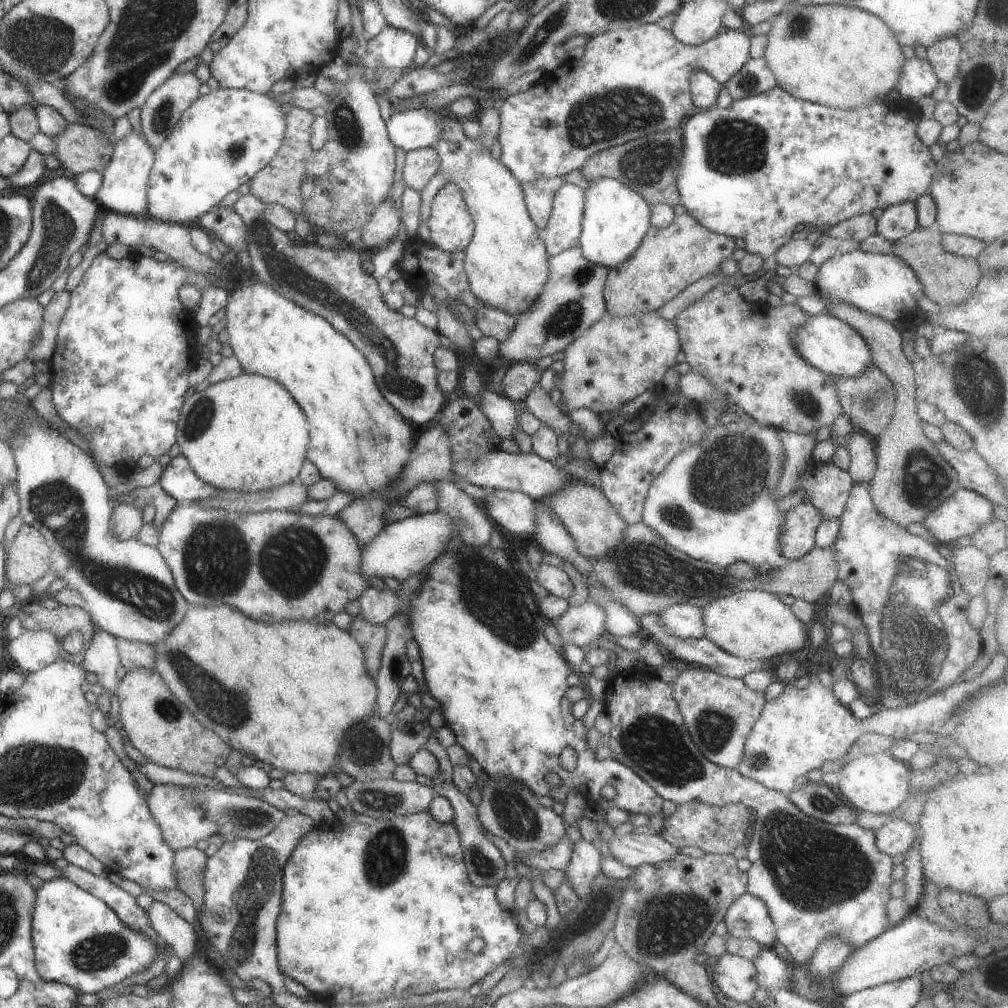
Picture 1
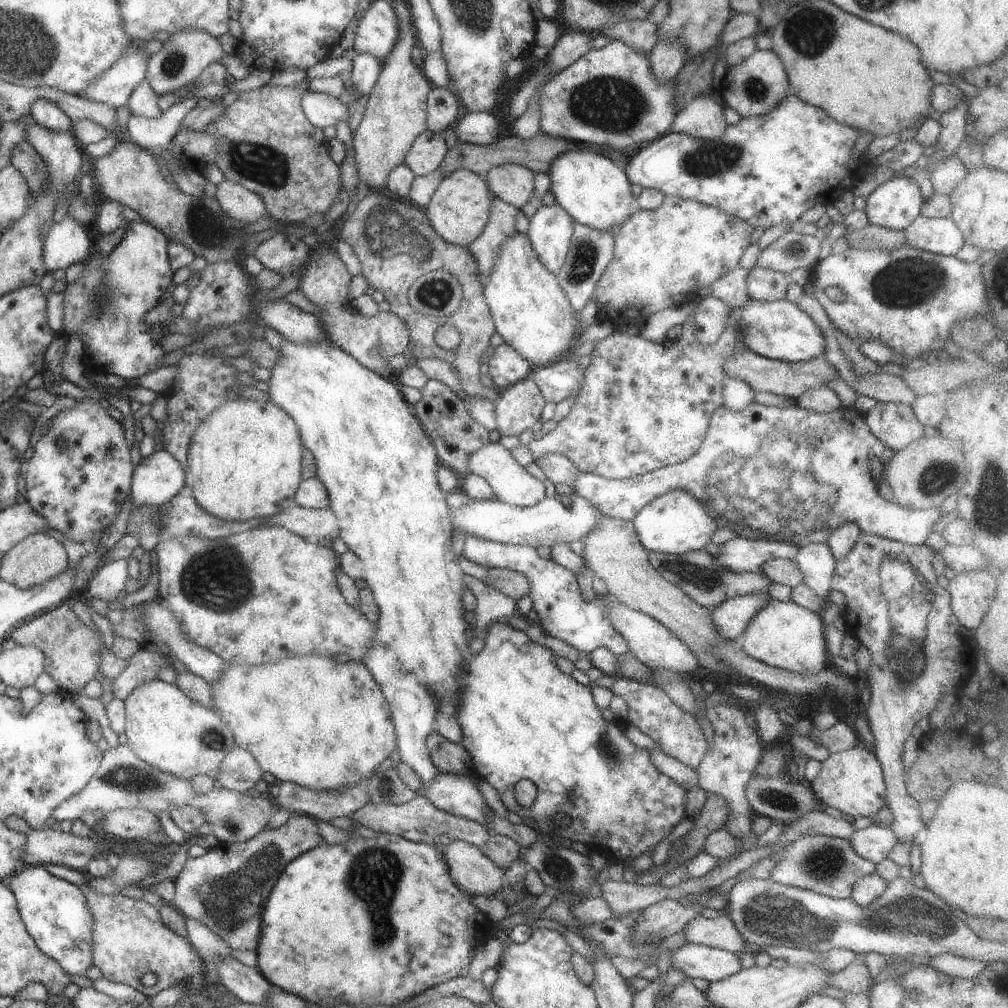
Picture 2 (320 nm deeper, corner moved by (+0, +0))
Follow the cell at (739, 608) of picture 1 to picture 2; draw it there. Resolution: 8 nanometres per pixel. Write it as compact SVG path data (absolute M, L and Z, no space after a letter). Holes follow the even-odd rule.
M768 599L767 604L755 612L736 642L750 658L771 667L811 676L827 666L823 624L816 613L795 604Z

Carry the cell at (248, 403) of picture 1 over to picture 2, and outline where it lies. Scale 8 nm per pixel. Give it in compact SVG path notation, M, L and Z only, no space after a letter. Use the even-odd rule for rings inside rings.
M237 396L219 404L191 434L185 456L184 486L191 491L192 500L207 514L219 520L245 521L266 518L293 506L293 496L301 483L301 440L295 424L273 402L249 400Z

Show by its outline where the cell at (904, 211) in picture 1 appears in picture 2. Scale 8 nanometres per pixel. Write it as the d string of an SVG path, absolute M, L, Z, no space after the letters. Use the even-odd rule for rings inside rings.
M905 176L889 178L864 199L868 224L885 229L907 228L920 215L924 200L917 184Z

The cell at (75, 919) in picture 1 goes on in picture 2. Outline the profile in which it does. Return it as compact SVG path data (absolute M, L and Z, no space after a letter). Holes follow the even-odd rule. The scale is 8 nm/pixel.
M41 865L23 867L13 872L4 882L15 900L17 913L25 932L33 940L37 950L47 958L51 958L51 961L57 962L57 966L65 974L85 976L86 970L92 966L91 924L93 924L93 916L91 916L91 910L87 908L81 886L75 886L67 880L61 880L61 878L48 874Z

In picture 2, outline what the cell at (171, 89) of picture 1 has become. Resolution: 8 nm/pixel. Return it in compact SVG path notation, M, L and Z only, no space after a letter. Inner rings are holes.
M185 28L181 32L169 34L168 37L169 40L162 44L161 50L151 55L147 68L145 68L144 79L157 97L191 84L203 72L203 68L207 68L209 64L216 62L224 54L219 42L201 30L197 32L193 28Z

